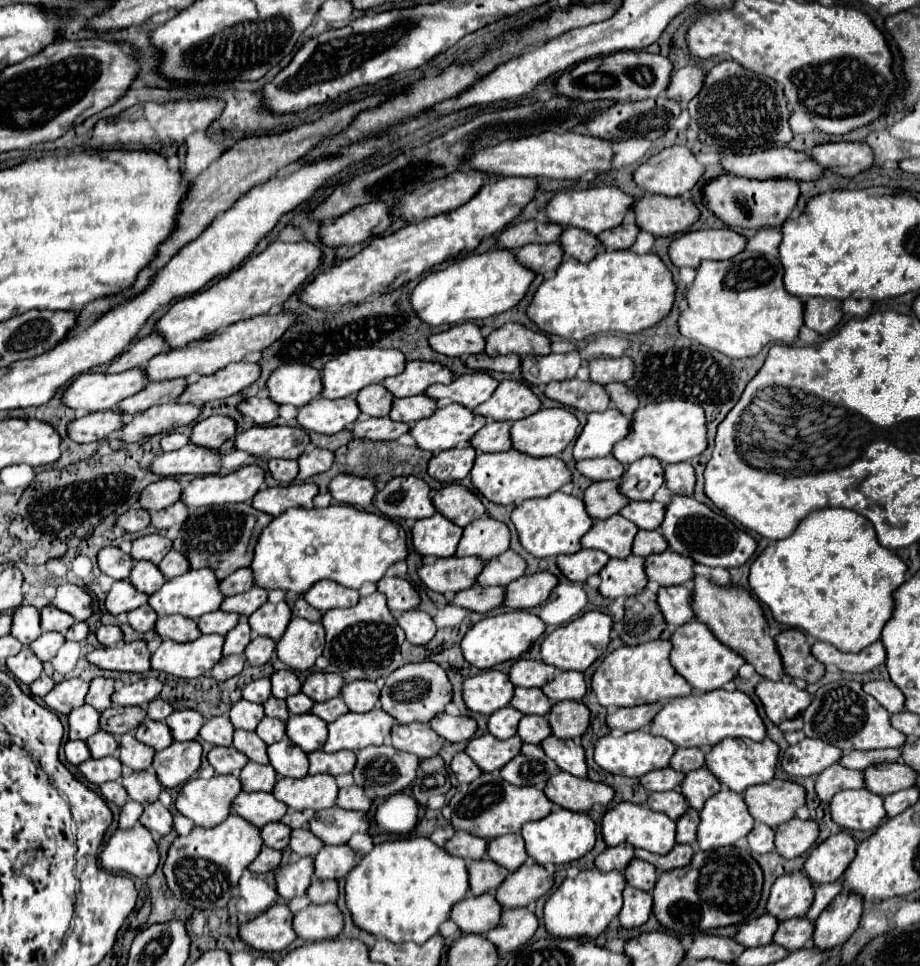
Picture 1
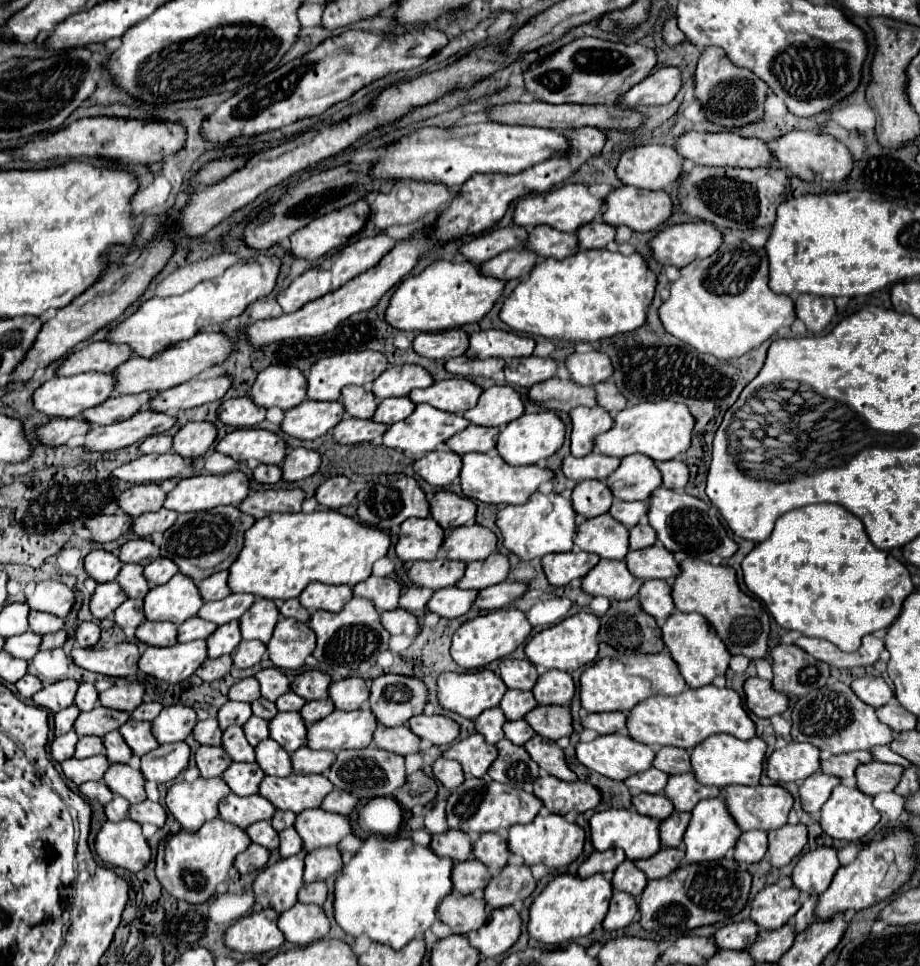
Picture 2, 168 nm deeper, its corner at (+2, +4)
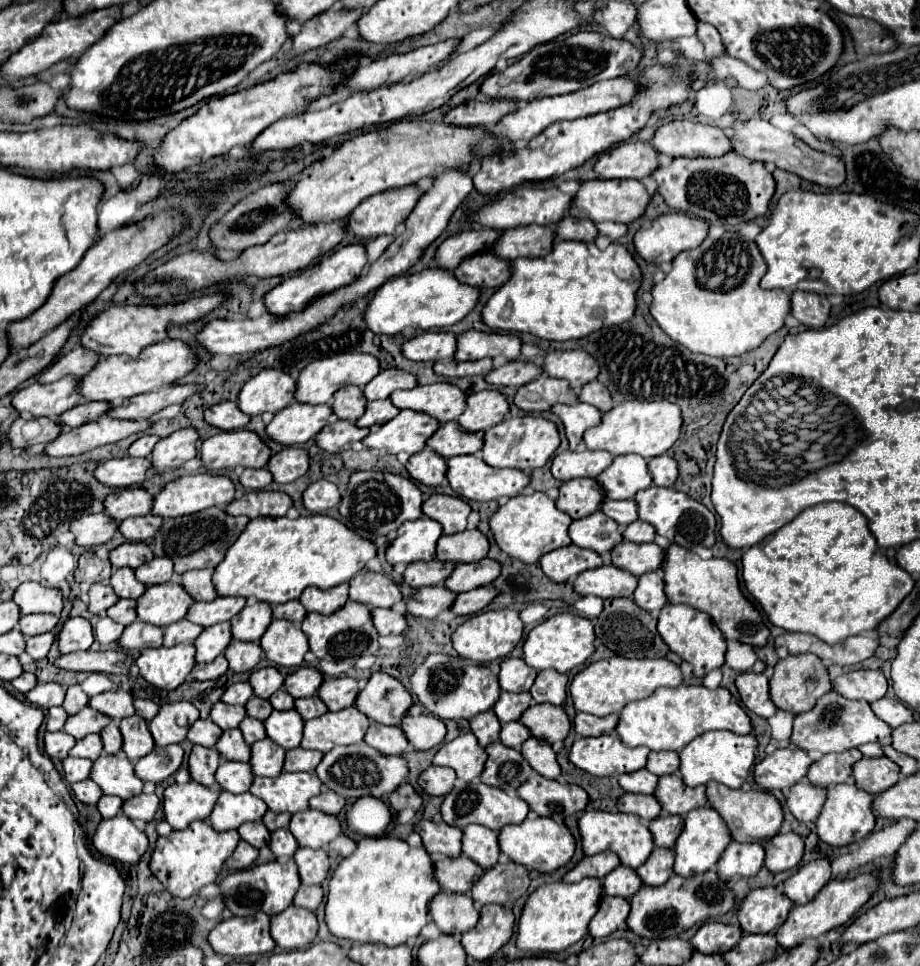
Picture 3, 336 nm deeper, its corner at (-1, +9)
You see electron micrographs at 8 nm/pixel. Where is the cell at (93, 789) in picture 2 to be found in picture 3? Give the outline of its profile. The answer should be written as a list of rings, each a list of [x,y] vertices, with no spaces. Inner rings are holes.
[[[92,780],[74,782],[74,784],[70,786],[70,790],[72,790],[72,794],[74,794],[80,802],[92,804],[92,806],[94,806],[94,804],[100,800],[100,796],[102,796],[102,792],[98,790],[98,786],[96,786]]]

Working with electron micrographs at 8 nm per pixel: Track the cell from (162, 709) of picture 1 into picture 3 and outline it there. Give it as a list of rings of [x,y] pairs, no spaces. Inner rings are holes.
[[[136,698],[134,700],[134,708],[136,708],[136,714],[140,716],[140,718],[144,718],[144,720],[152,720],[154,716],[156,716],[156,712],[158,712],[158,704],[154,704],[152,700],[142,700],[142,698]]]

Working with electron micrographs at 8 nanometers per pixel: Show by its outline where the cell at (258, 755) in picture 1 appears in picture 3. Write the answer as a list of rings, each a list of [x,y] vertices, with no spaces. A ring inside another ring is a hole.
[[[238,728],[222,732],[220,740],[216,742],[216,750],[224,760],[238,760],[238,762],[248,762],[250,758],[250,746],[244,742],[242,734]]]

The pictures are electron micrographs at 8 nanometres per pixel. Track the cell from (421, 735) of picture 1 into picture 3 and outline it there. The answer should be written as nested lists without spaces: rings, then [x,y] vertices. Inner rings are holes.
[[[372,722],[366,730],[364,742],[382,754],[402,754],[408,750],[408,740],[400,734],[398,726],[384,726]]]

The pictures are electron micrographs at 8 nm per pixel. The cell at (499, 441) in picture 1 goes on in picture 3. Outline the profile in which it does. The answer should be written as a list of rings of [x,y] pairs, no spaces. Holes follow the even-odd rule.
[[[456,422],[442,424],[426,442],[428,448],[432,448],[442,458],[452,458],[460,454],[476,454],[482,446],[482,432],[466,432]]]

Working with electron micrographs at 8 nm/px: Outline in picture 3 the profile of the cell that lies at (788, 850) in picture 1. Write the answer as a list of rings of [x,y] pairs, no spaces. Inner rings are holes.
[[[794,832],[776,834],[774,838],[770,838],[770,842],[764,844],[764,850],[766,850],[764,866],[772,874],[778,874],[798,866],[798,862],[804,856],[804,840]]]

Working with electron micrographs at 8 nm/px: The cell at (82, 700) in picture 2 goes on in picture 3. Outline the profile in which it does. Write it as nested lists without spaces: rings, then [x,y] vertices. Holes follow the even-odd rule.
[[[78,684],[76,686],[70,686],[66,690],[66,698],[64,698],[62,708],[72,716],[72,714],[80,712],[84,706],[88,706],[88,696],[82,692],[82,688]]]

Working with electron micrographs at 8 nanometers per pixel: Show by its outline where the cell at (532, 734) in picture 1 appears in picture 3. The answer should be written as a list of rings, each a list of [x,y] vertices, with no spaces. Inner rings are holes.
[[[508,722],[500,730],[500,742],[508,748],[518,748],[524,740],[528,740],[526,726],[520,726],[520,722]]]

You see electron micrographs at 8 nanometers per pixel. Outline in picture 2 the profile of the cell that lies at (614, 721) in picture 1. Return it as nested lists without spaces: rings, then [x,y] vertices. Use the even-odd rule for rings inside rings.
[[[617,711],[617,713],[589,713],[583,717],[583,727],[599,731],[601,735],[607,733],[623,733],[625,723],[627,723],[627,713]]]

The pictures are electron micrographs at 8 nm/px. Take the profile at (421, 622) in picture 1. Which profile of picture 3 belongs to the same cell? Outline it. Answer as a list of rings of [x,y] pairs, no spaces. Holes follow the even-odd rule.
[[[374,608],[372,610],[372,624],[380,636],[388,634],[402,634],[406,630],[406,616],[392,610],[392,608]]]

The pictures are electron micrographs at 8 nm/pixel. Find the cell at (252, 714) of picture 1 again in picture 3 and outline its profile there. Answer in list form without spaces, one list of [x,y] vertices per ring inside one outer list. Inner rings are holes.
[[[216,702],[210,710],[210,720],[218,724],[222,730],[236,728],[244,716],[246,716],[244,706],[228,706],[224,702]]]

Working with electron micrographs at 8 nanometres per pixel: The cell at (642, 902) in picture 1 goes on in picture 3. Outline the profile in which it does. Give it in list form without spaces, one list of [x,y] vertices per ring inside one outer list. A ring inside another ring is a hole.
[[[600,898],[600,906],[596,912],[596,918],[592,918],[592,924],[588,926],[588,932],[592,938],[606,938],[610,936],[626,918],[628,918],[630,906],[624,898]]]

